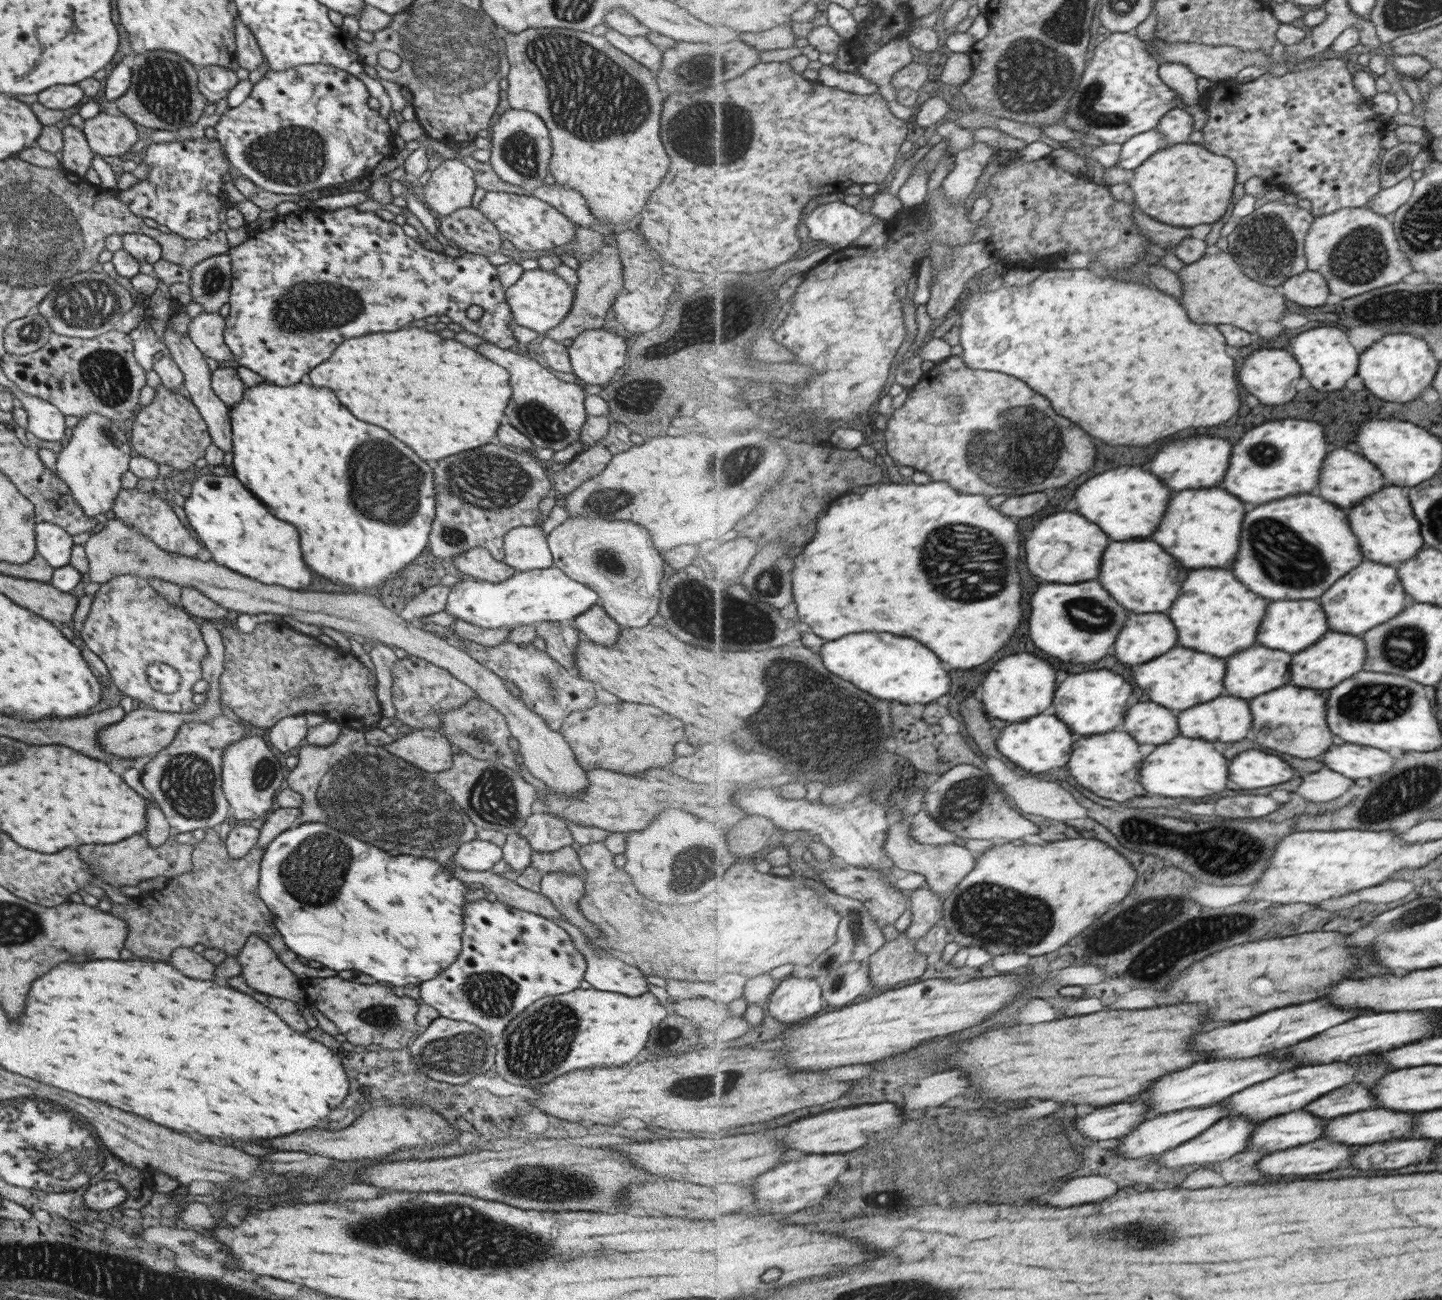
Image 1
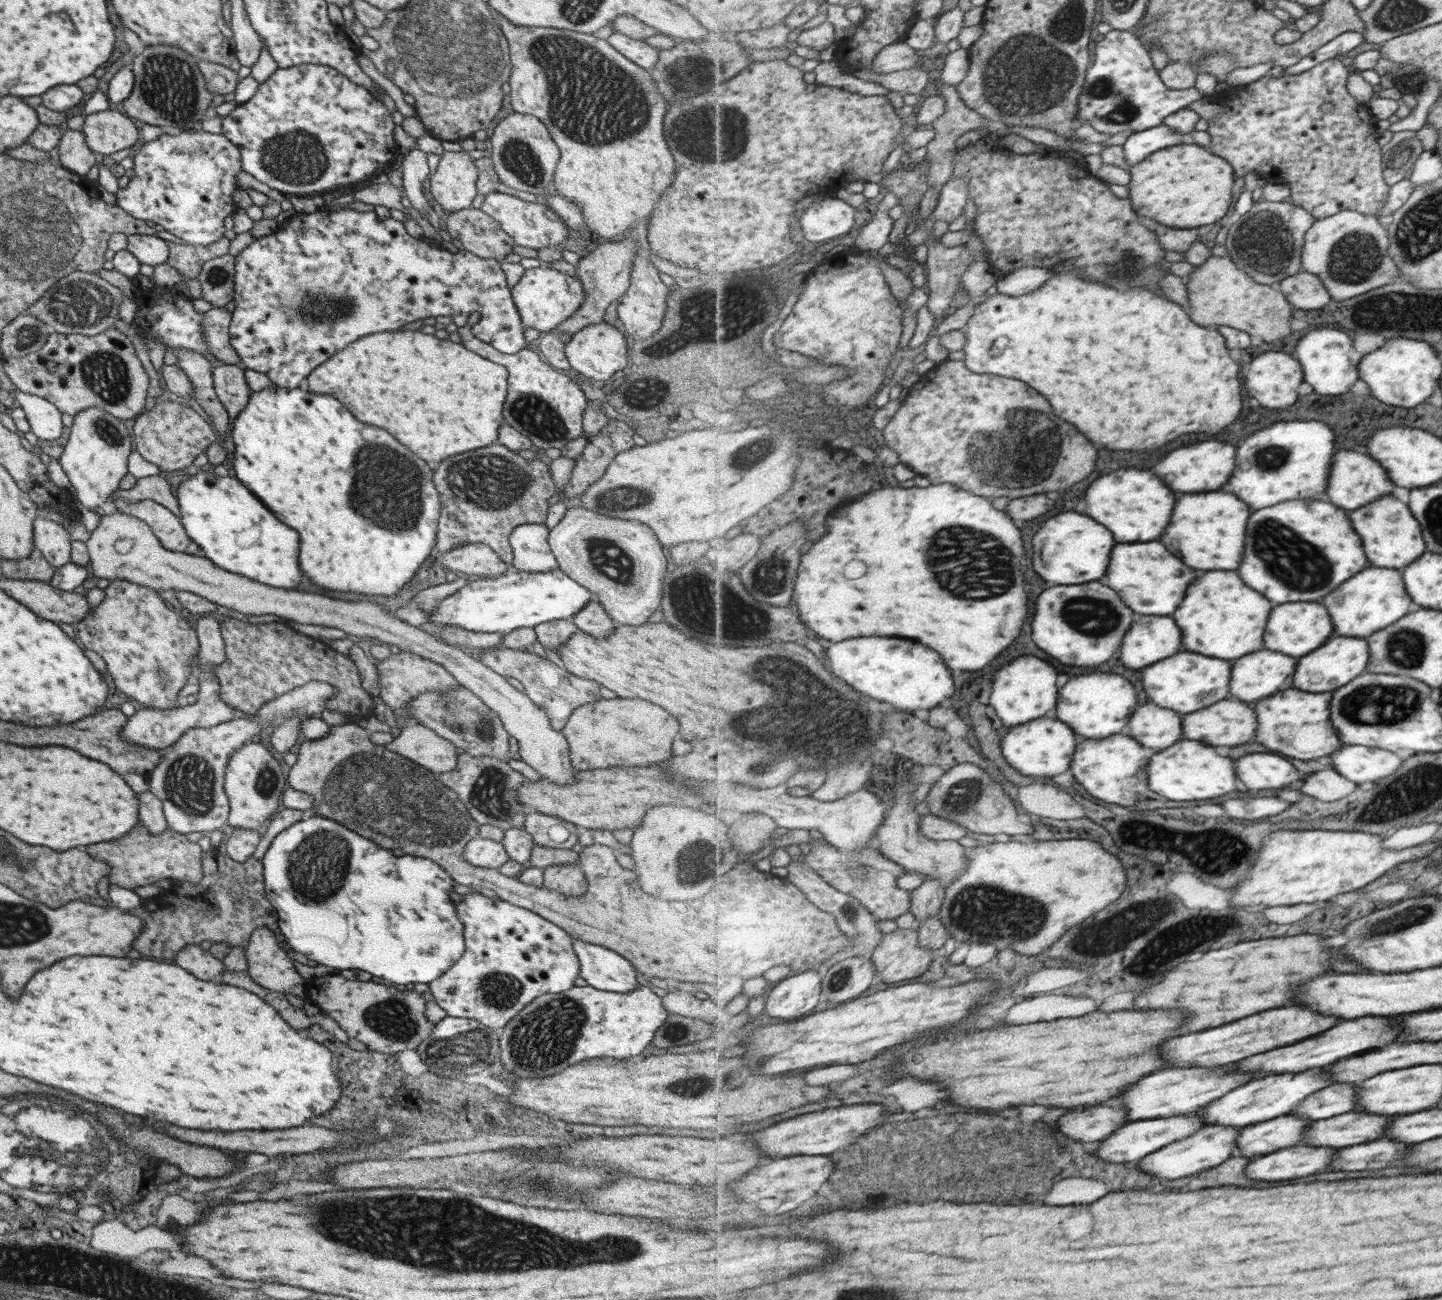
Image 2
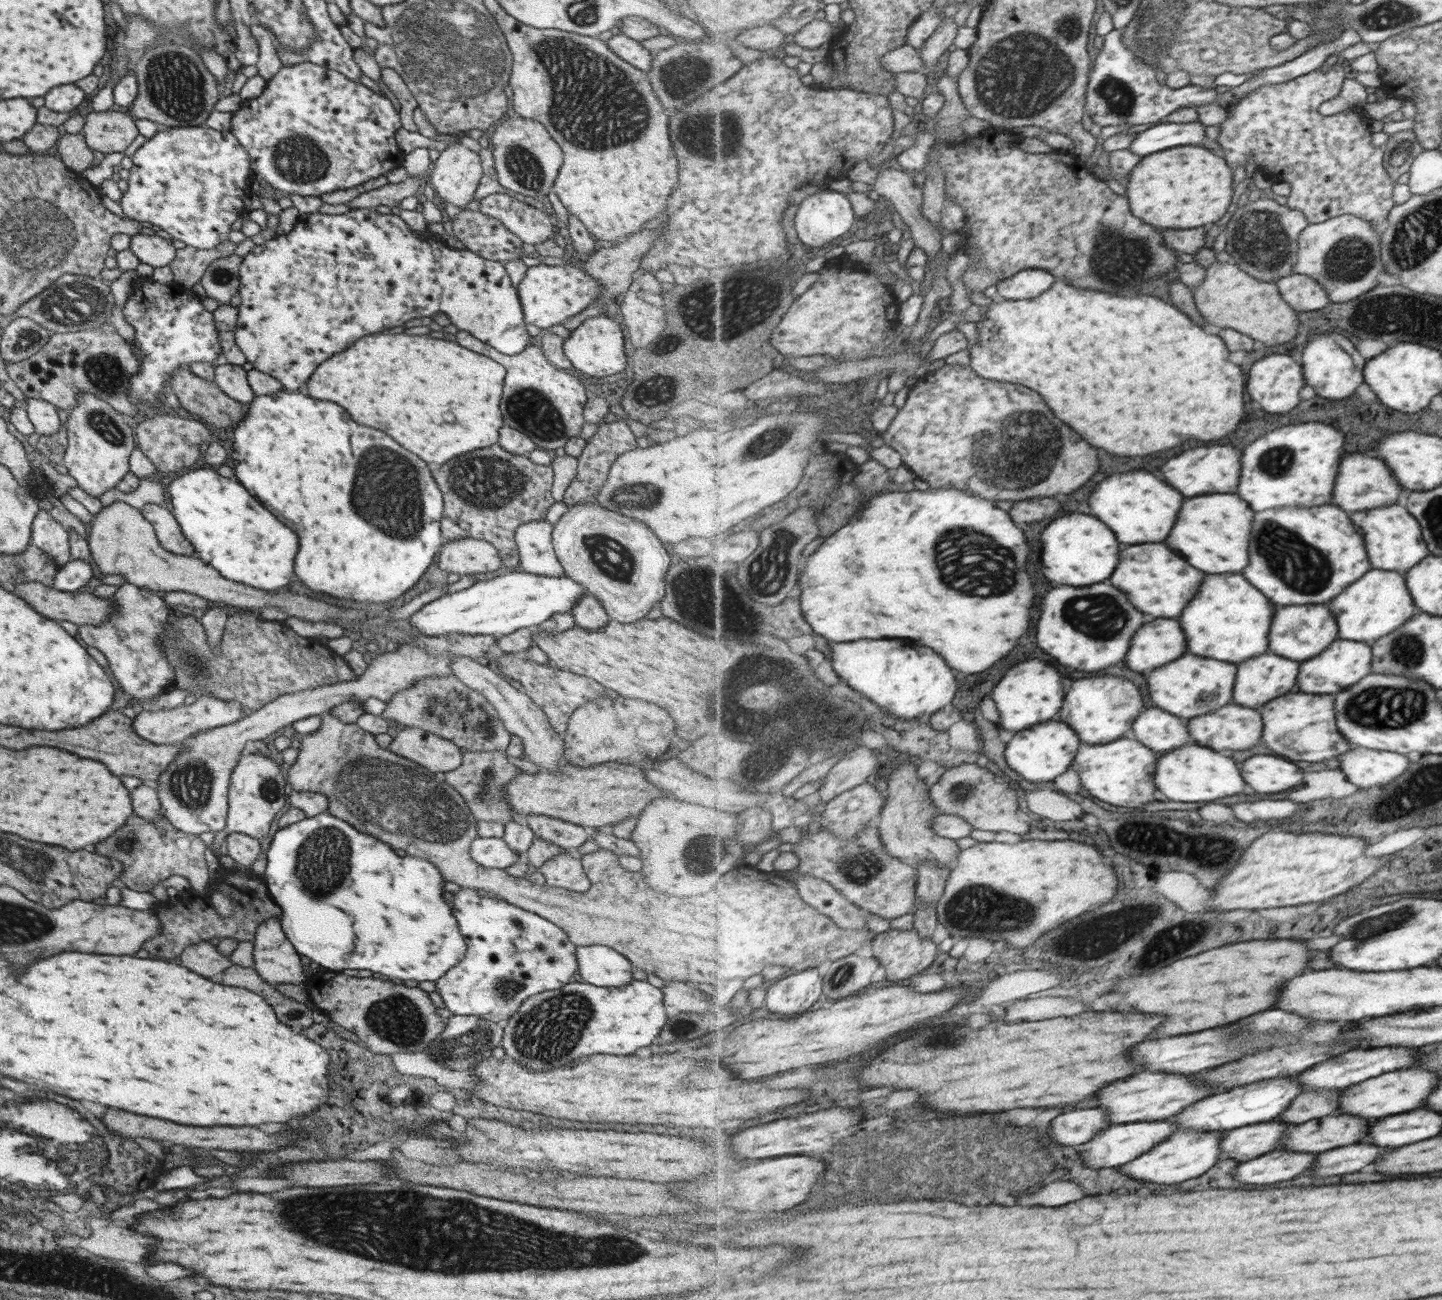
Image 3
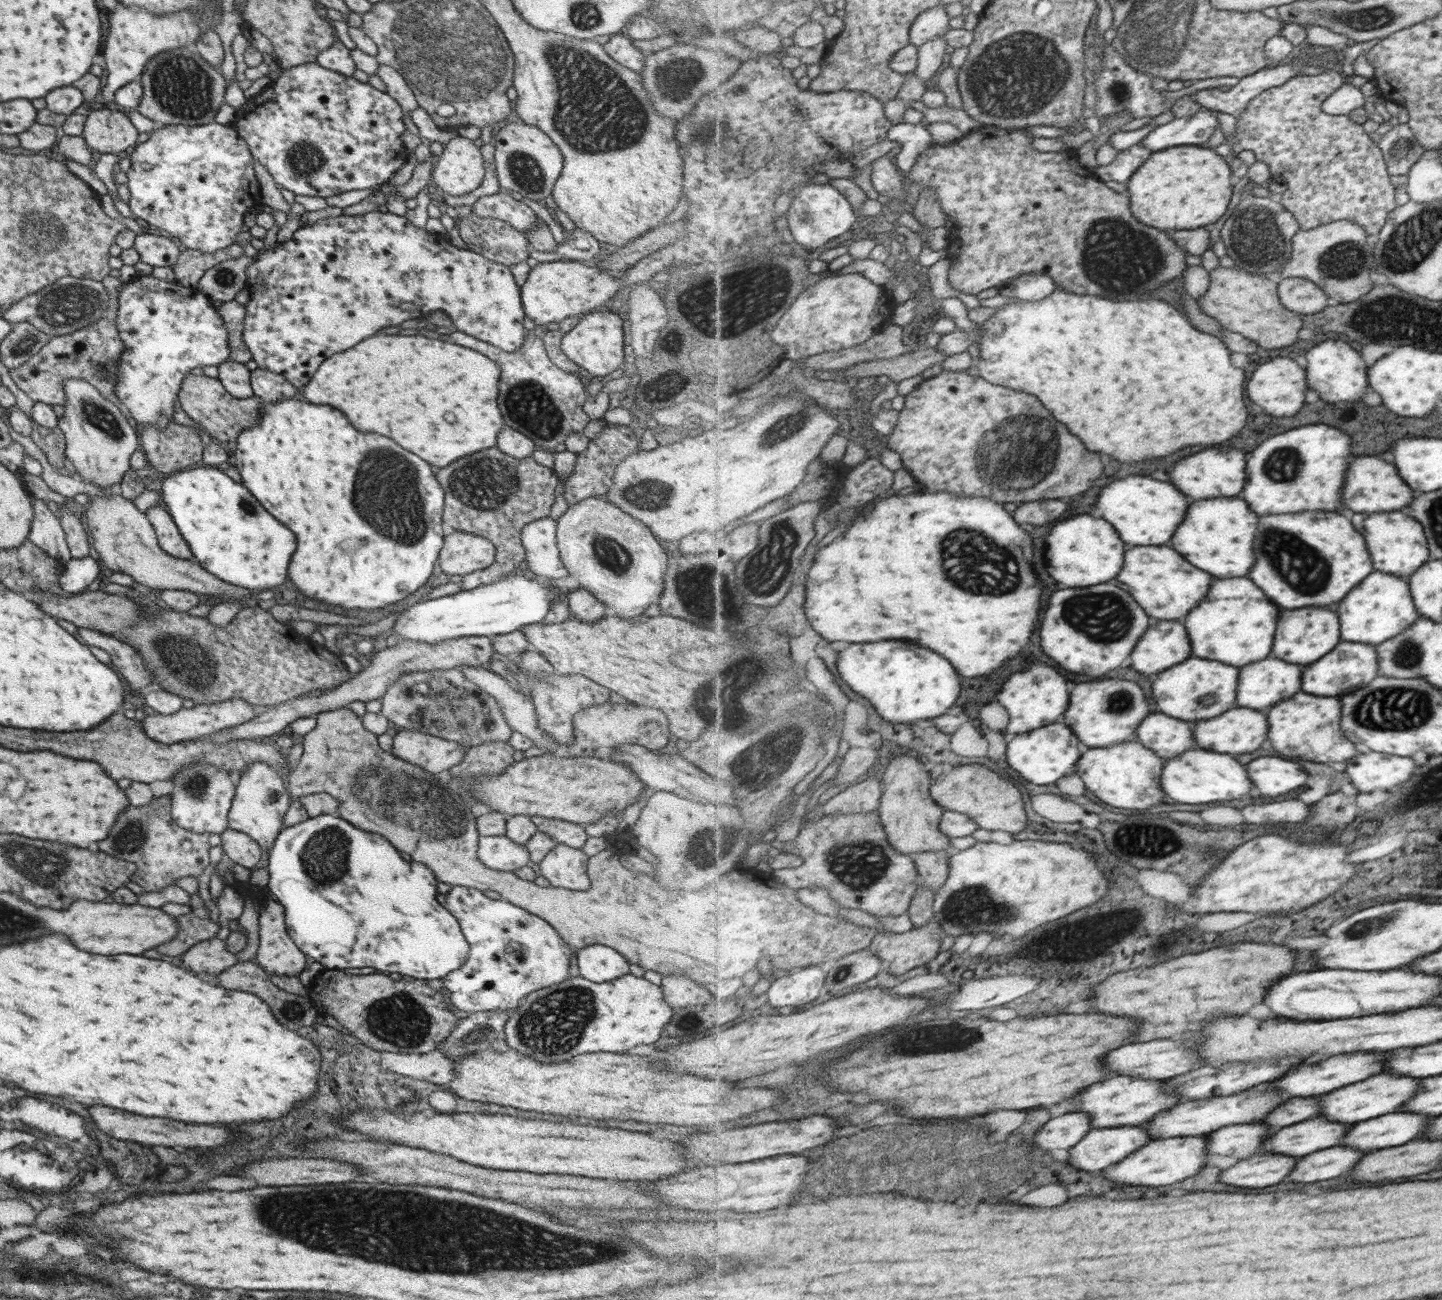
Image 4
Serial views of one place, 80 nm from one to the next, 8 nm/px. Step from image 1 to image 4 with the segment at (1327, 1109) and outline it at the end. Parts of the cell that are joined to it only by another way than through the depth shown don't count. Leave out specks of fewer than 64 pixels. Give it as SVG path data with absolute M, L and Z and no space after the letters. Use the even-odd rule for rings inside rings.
M1311 1096L1311 1098L1295 1098L1295 1100L1285 1102L1283 1106L1275 1108L1271 1114L1267 1114L1263 1118L1261 1123L1278 1130L1305 1122L1309 1118L1317 1116L1319 1112L1321 1112L1321 1108L1319 1108L1319 1100L1315 1096Z

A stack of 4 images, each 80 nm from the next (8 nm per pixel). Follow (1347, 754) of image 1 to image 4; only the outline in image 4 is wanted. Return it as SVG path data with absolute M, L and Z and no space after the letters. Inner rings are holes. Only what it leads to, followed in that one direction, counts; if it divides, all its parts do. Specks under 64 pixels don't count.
M1361 754L1349 762L1351 782L1361 792L1375 790L1395 790L1411 780L1417 767L1417 760L1395 754Z

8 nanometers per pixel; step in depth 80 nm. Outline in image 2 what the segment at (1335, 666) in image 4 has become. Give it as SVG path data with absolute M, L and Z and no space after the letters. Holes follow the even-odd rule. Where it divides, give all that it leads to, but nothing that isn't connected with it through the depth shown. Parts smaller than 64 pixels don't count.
M1331 638L1321 650L1307 654L1299 660L1295 686L1309 692L1333 692L1343 684L1349 684L1357 676L1361 676L1369 664L1369 642L1361 638Z

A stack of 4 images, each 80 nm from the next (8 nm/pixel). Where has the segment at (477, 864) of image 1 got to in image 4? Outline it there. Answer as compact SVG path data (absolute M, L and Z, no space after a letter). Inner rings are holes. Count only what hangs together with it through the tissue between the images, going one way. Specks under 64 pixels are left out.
M501 836L478 837L477 858L491 870L512 873L527 864L529 855L524 845Z

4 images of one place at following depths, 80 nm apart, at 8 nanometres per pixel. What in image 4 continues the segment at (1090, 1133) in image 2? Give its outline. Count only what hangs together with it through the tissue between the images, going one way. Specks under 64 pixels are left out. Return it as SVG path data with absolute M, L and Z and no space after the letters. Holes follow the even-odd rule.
M1073 1112L1049 1120L1034 1138L1042 1150L1057 1150L1057 1148L1073 1148L1088 1136L1093 1129L1091 1117L1086 1112Z

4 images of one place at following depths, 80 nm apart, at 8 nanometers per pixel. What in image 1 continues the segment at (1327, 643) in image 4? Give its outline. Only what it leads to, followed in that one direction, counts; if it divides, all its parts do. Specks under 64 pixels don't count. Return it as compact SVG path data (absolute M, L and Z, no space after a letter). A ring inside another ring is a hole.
M1281 600L1269 604L1269 618L1265 618L1265 630L1261 630L1261 644L1273 650L1287 650L1297 654L1319 642L1329 632L1327 614L1315 600Z

